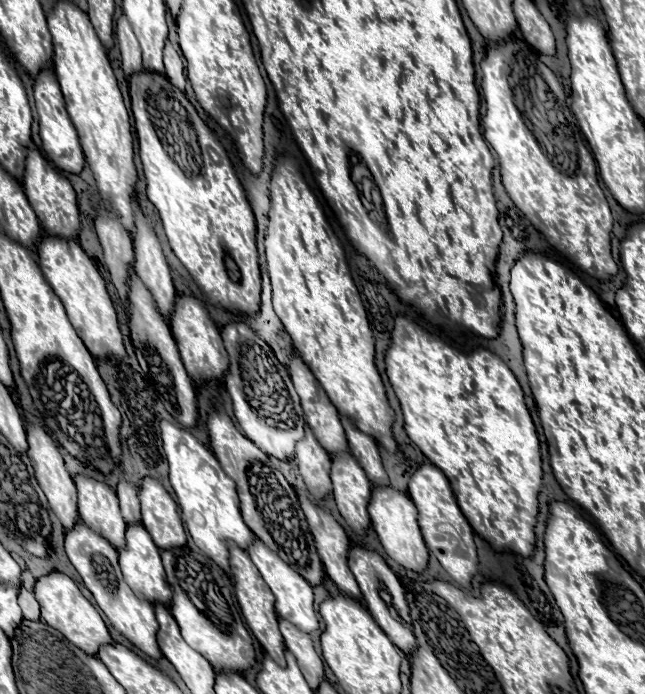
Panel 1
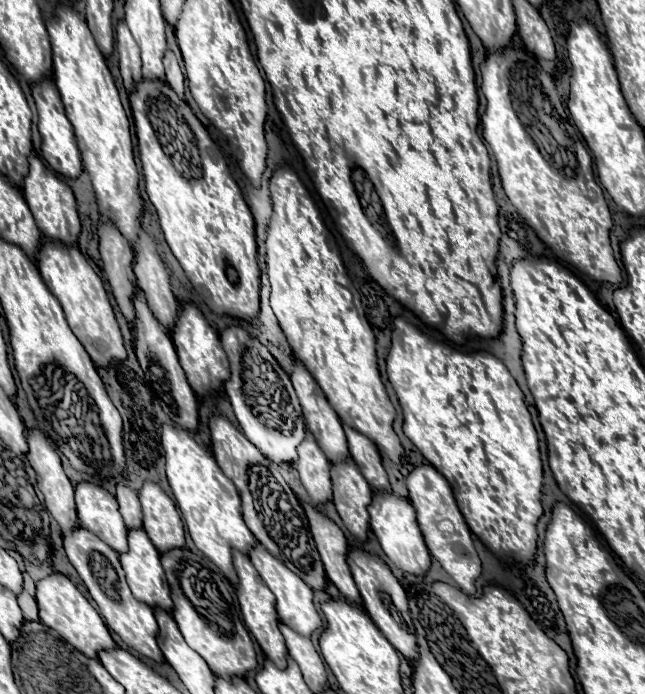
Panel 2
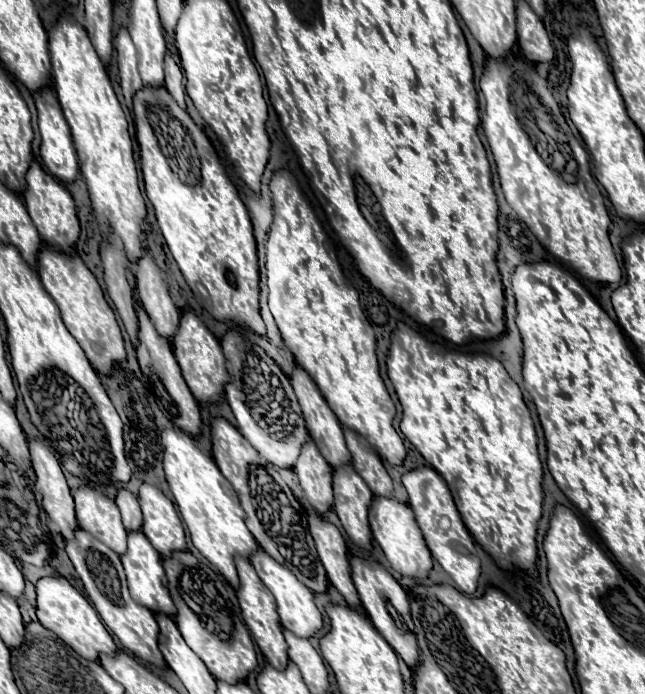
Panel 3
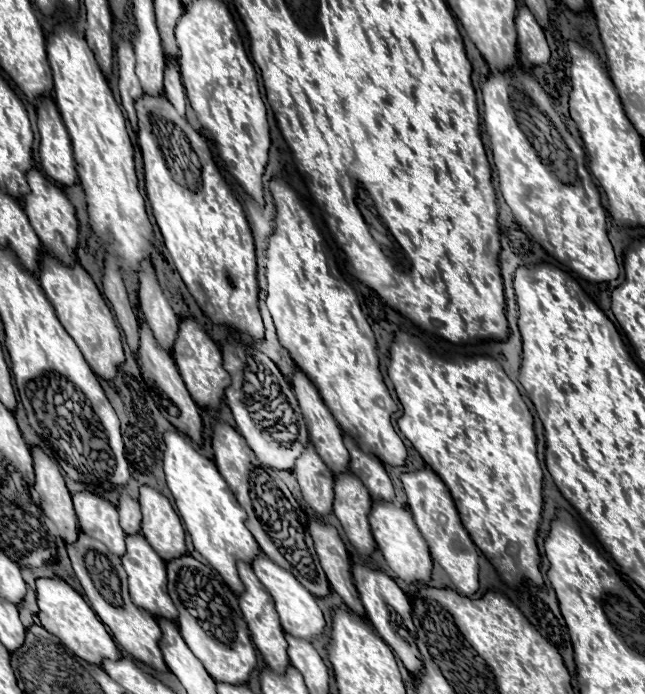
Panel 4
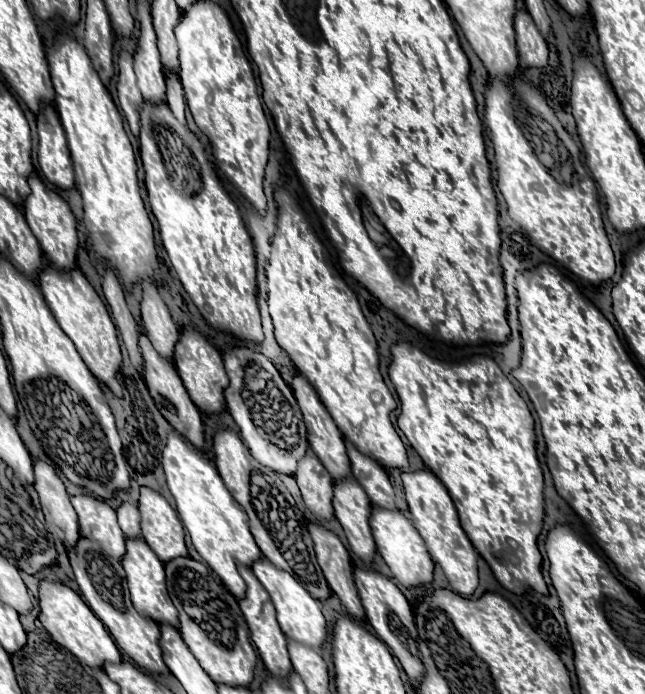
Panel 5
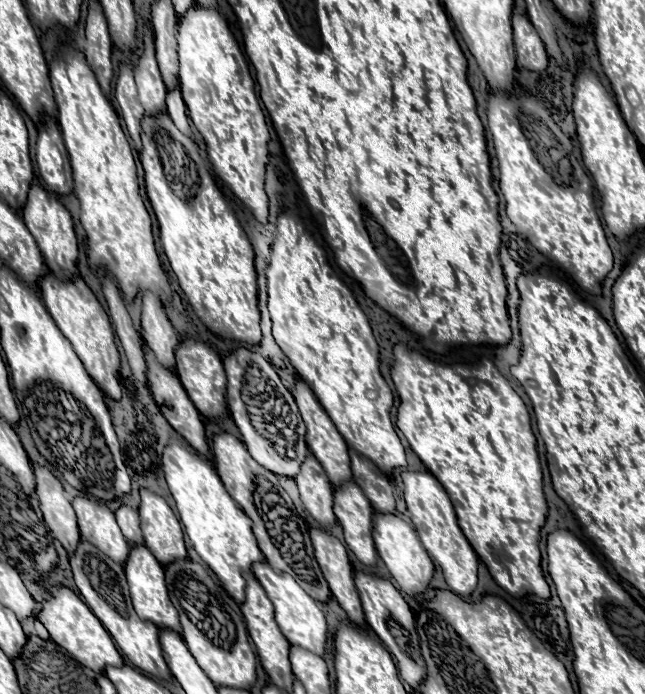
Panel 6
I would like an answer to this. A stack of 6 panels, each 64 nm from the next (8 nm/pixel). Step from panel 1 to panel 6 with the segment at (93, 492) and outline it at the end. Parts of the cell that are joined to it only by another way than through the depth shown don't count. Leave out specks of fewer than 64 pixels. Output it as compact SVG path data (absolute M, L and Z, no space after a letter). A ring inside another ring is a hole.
M74 498L72 506L78 516L78 526L82 540L92 542L94 546L100 546L104 554L108 554L114 562L124 562L130 550L130 544L122 536L114 512L88 498Z

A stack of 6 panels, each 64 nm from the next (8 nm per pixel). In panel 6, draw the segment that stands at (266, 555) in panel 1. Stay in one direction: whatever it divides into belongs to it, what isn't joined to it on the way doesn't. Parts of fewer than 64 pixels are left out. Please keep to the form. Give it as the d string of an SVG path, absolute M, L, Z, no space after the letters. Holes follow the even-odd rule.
M256 562L252 566L252 572L256 574L258 582L264 586L268 598L274 602L276 622L278 622L282 634L288 638L288 642L294 646L304 646L306 650L322 656L324 648L326 648L326 618L324 618L322 610L318 608L318 602L314 598L310 598L290 574L274 572L270 568L270 564L266 564L266 562Z

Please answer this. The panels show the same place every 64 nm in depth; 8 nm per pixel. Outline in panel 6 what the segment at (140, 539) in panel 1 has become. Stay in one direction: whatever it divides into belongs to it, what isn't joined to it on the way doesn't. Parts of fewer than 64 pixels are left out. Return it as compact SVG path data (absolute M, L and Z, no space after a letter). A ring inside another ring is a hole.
M132 544L130 554L124 562L124 570L126 570L128 586L130 586L130 598L138 616L144 620L156 622L158 628L170 628L174 632L180 632L178 610L170 602L166 582L164 582L164 566L154 558L154 554L144 544Z

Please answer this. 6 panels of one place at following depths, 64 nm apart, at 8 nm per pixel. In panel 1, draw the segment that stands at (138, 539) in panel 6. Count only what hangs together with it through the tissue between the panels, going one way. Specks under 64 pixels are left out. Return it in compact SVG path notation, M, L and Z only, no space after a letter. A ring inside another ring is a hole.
M120 480L118 488L118 498L120 498L120 510L122 516L128 524L140 524L140 502L138 502L138 490L128 482Z

